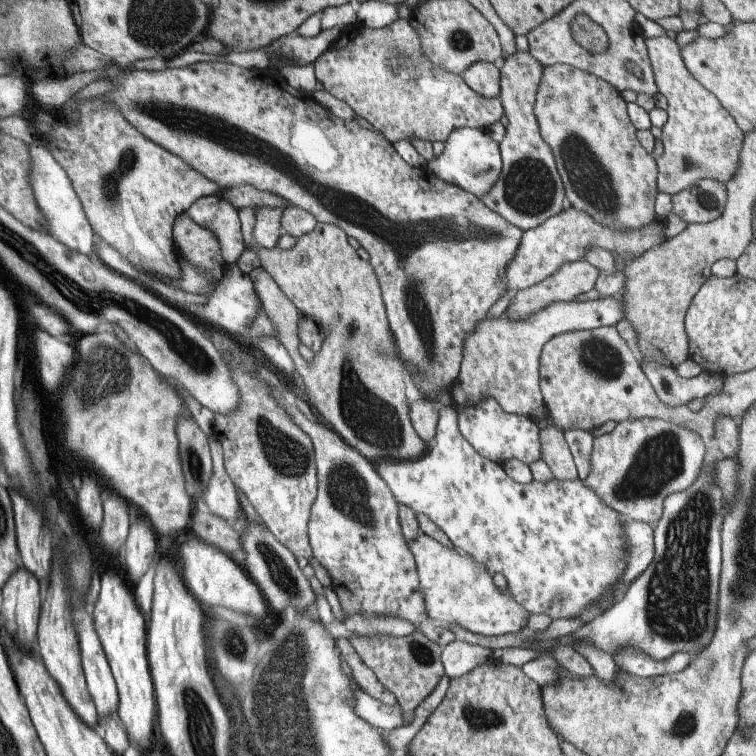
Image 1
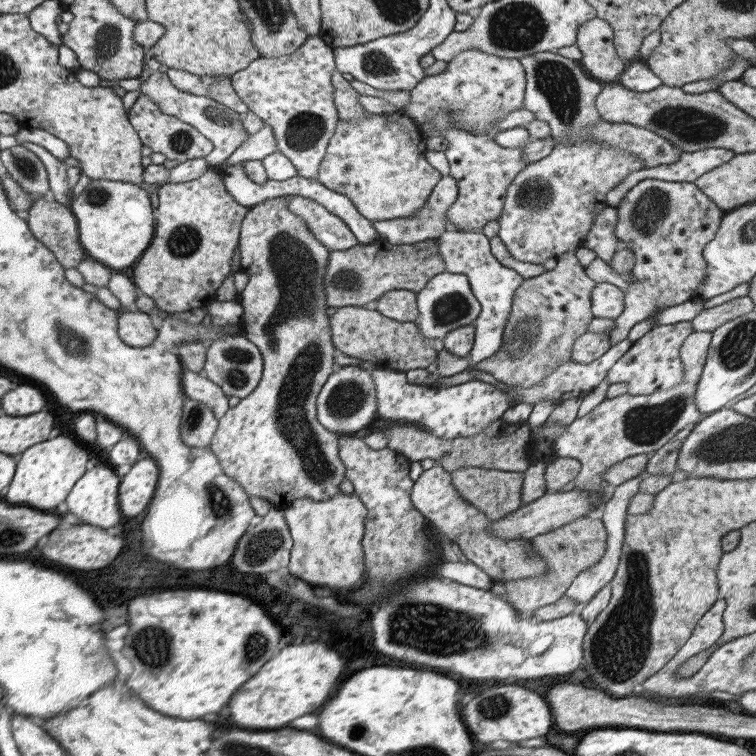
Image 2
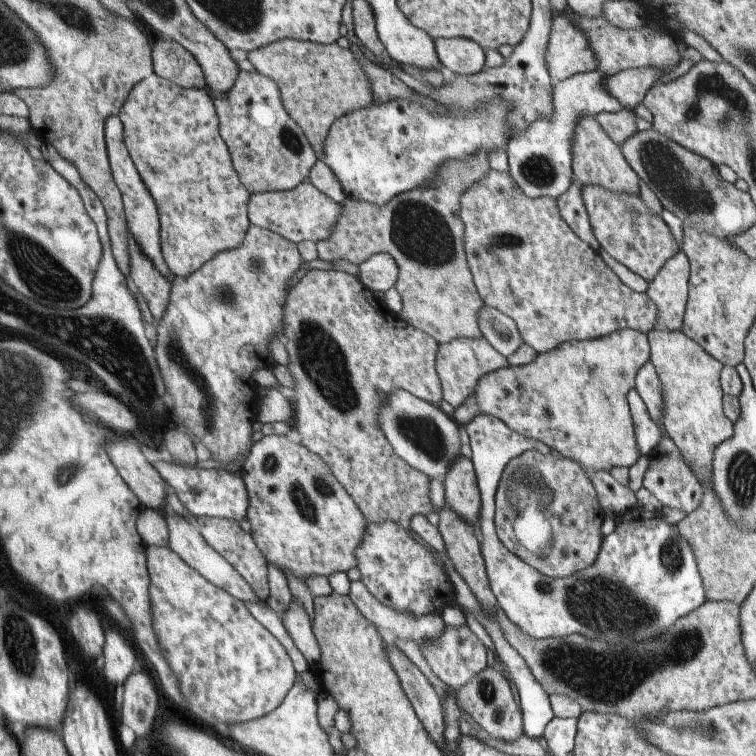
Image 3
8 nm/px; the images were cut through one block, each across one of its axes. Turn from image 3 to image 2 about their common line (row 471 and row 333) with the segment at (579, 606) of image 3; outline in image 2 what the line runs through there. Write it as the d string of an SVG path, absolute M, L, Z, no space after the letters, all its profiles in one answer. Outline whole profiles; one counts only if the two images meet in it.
M445 230L436 240L439 242L437 254L445 264L445 272L467 276L471 292L480 304L479 314L471 324L474 328L474 337L471 350L467 354L470 365L477 364L477 362L493 356L504 342L503 326L509 318L513 294L523 278L515 270L505 268L497 262L497 259L491 254L488 239L481 231Z

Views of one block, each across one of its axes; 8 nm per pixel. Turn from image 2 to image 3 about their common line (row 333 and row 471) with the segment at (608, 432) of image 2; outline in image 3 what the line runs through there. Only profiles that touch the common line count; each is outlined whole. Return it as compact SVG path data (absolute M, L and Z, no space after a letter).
M652 330L646 336L648 360L661 380L664 430L695 480L700 485L705 484L710 479L713 449L733 434L733 423L722 411L724 394L719 386L722 364L681 331Z

